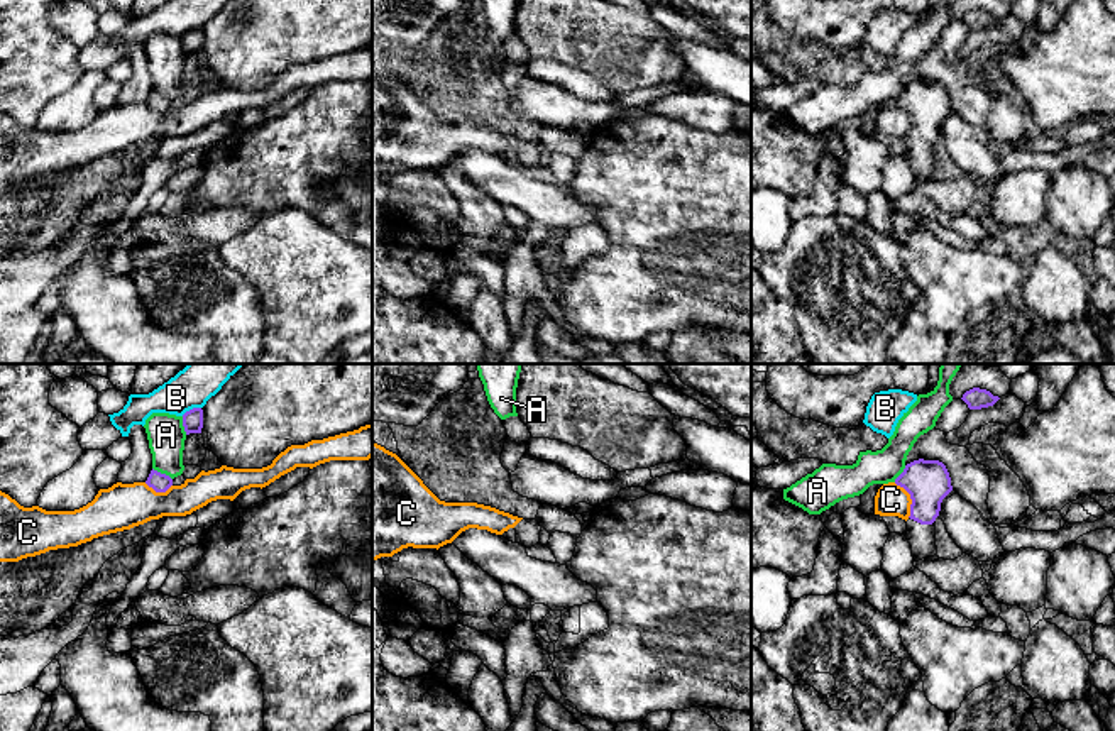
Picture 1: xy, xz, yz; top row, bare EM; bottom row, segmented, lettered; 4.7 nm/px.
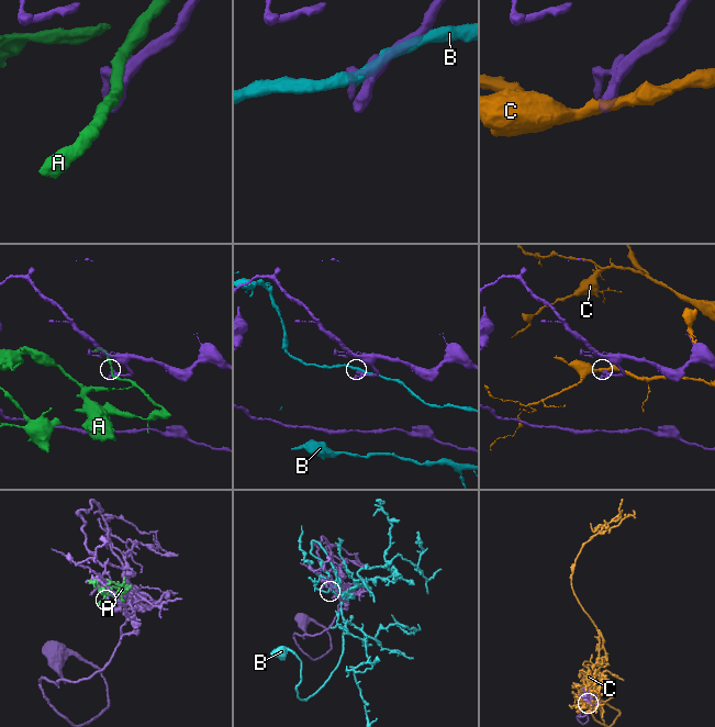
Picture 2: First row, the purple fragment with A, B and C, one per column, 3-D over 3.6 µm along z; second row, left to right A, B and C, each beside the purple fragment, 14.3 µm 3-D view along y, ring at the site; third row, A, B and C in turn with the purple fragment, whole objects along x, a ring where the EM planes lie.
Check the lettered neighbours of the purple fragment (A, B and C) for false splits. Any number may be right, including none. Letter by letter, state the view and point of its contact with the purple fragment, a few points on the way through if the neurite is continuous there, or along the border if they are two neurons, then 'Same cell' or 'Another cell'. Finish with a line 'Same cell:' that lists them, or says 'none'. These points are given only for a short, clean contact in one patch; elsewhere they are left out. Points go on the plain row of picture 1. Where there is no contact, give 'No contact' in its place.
A: Touches purple at xy (163, 95). Another cell
B: Touches purple at xy (190, 31). Another cell
C: Touches purple at yz (911, 119). Boundary: yz (894, 104), (909, 115), (909, 137). Another cell
Same cell: none

